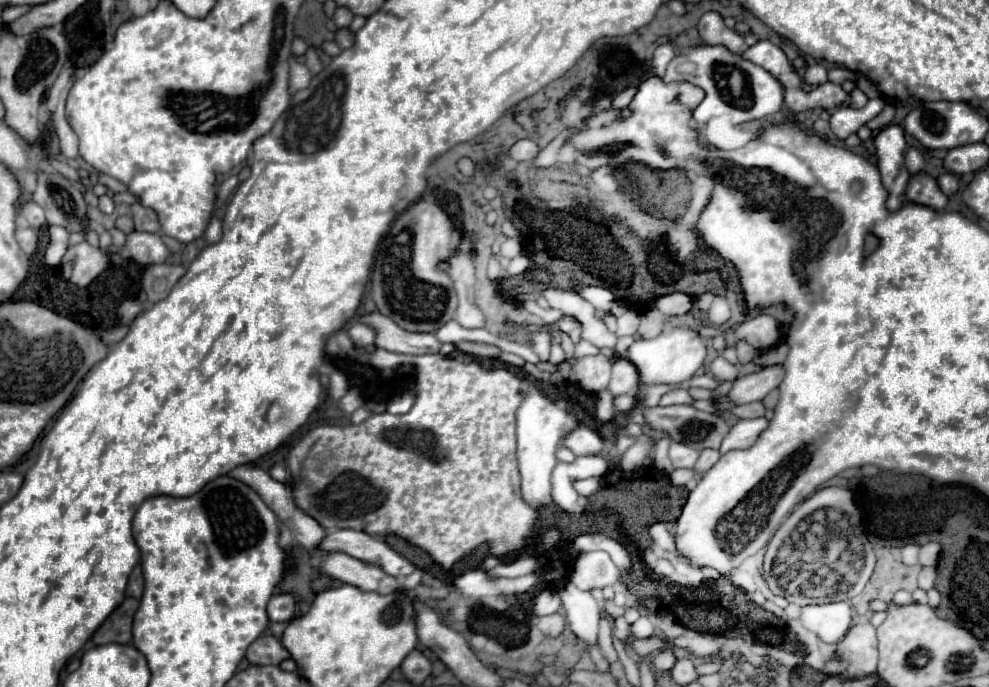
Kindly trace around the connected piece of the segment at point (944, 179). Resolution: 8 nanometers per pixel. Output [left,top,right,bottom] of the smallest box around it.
[937,173,957,195]

